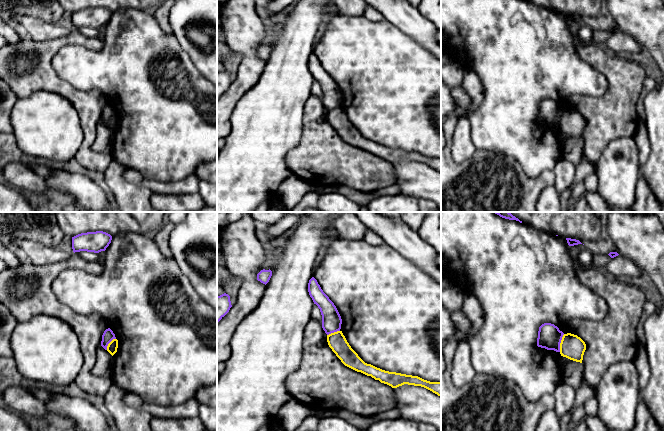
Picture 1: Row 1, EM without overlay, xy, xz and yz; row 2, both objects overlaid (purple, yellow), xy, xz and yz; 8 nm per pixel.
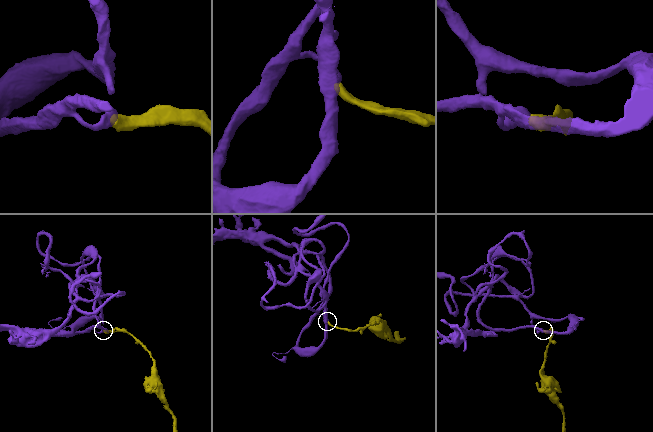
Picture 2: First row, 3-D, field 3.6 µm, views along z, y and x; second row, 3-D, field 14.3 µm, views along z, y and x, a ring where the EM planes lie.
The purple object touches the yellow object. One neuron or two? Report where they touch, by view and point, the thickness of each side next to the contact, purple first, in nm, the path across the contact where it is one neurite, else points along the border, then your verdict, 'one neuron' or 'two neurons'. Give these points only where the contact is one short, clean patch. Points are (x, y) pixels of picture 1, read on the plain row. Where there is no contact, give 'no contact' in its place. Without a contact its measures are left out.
contact yz (560, 118); calibres 190 and 190 nm; border yz (564, 110), (559, 127); two neurons

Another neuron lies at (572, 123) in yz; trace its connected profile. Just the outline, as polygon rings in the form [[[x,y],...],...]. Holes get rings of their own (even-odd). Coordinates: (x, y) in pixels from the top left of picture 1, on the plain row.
[[[564,110],[560,119],[560,130],[570,136],[582,139],[586,126],[585,118],[577,111]]]

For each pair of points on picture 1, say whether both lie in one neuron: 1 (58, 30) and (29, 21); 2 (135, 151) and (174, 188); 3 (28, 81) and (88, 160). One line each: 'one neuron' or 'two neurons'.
1: one neuron
2: two neurons
3: one neuron

